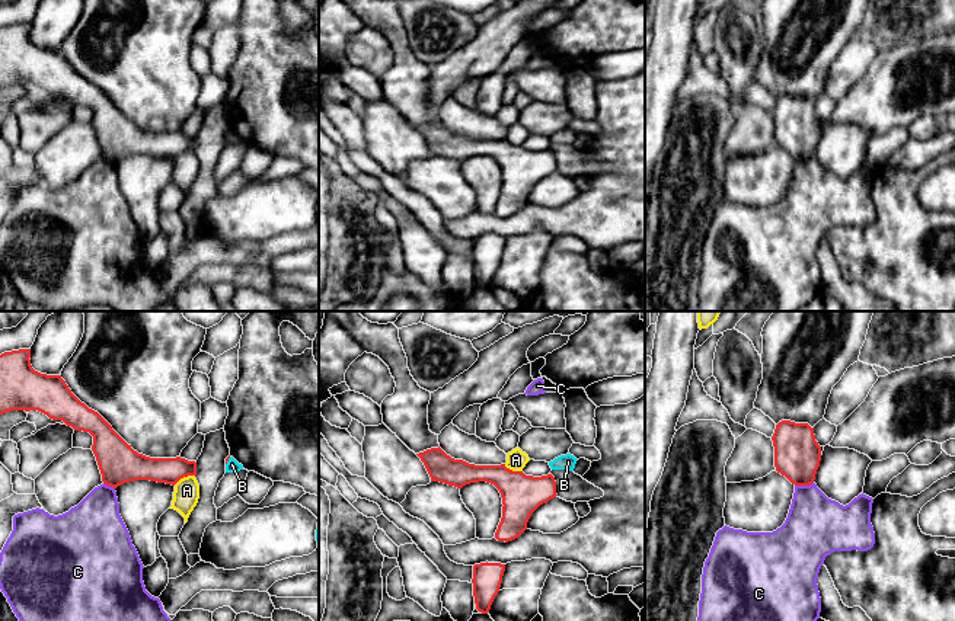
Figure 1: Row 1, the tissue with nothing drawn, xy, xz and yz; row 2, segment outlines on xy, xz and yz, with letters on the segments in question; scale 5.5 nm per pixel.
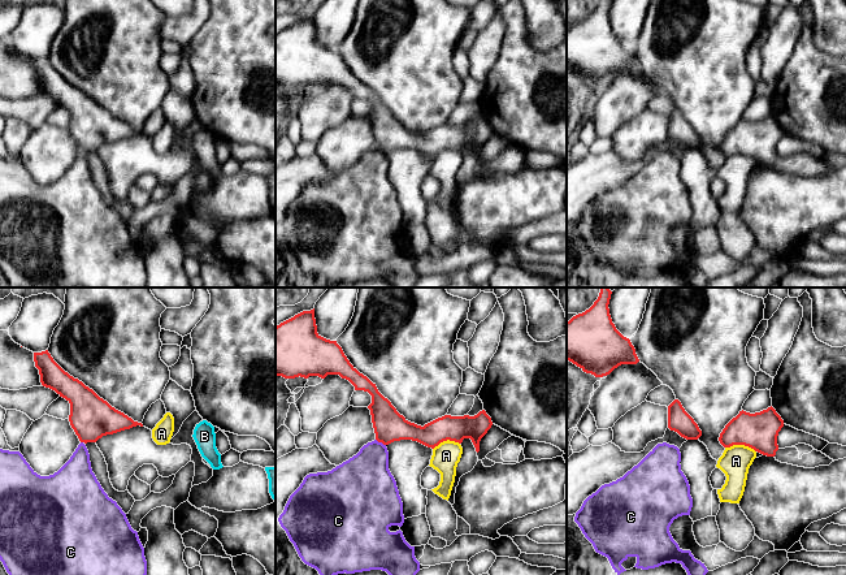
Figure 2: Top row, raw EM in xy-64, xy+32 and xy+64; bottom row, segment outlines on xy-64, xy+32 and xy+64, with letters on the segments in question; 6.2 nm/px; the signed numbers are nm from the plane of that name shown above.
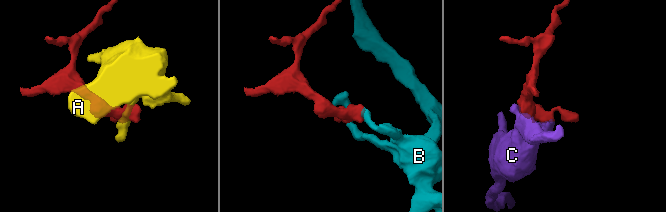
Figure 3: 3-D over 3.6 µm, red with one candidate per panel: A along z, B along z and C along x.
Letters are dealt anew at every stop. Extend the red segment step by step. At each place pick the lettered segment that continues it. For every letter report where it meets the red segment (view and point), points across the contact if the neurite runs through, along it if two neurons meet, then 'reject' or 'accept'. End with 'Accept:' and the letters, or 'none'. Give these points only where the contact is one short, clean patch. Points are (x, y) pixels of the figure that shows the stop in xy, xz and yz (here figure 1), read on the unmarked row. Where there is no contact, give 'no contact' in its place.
A: xy (184, 150) | along xy (194, 149), (184, 150), (173, 159) | reject
B: xy (227, 134) | along xy (230, 131), (226, 138) | reject
C: yz (804, 159) | along yz (813, 156), (795, 160) | reject
Accept: none

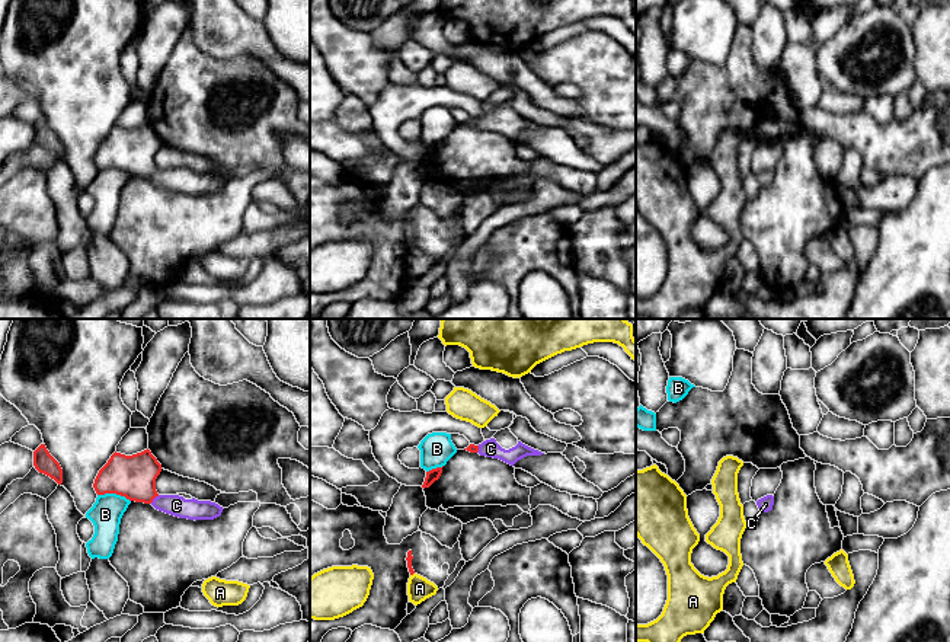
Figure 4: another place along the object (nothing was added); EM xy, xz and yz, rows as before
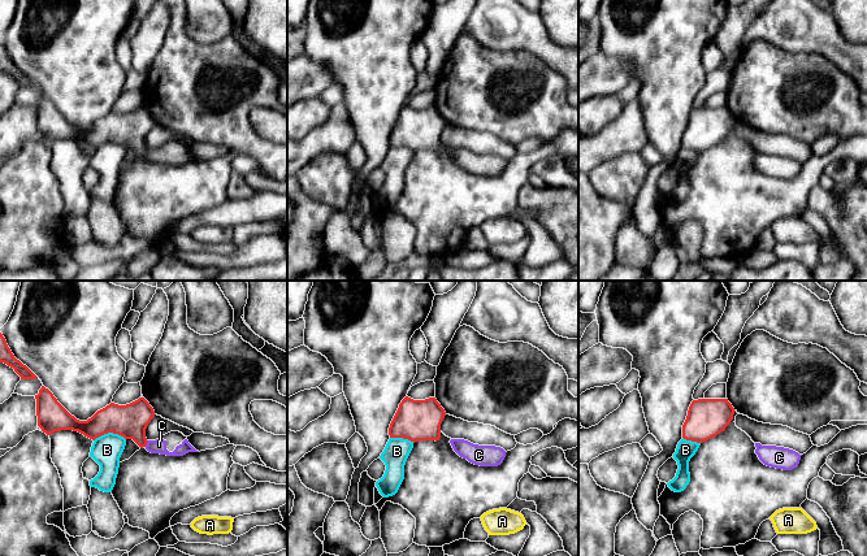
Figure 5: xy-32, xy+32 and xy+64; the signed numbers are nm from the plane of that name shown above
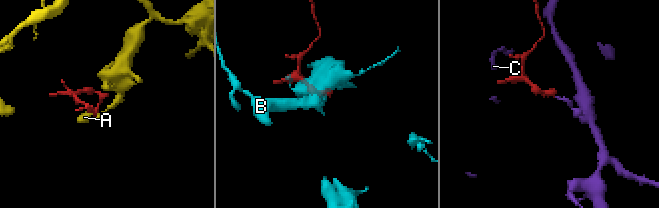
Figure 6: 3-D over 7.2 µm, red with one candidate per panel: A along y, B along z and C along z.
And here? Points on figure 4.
A: xz (412, 248) | along xz (413, 246), (410, 249) | reject
B: xy (114, 166) | along xy (98, 168), (120, 168), (130, 175) | reject
C: xy (154, 171) | across xy (134, 150), (154, 171), (160, 176), (176, 179) | accept
Accept: C

